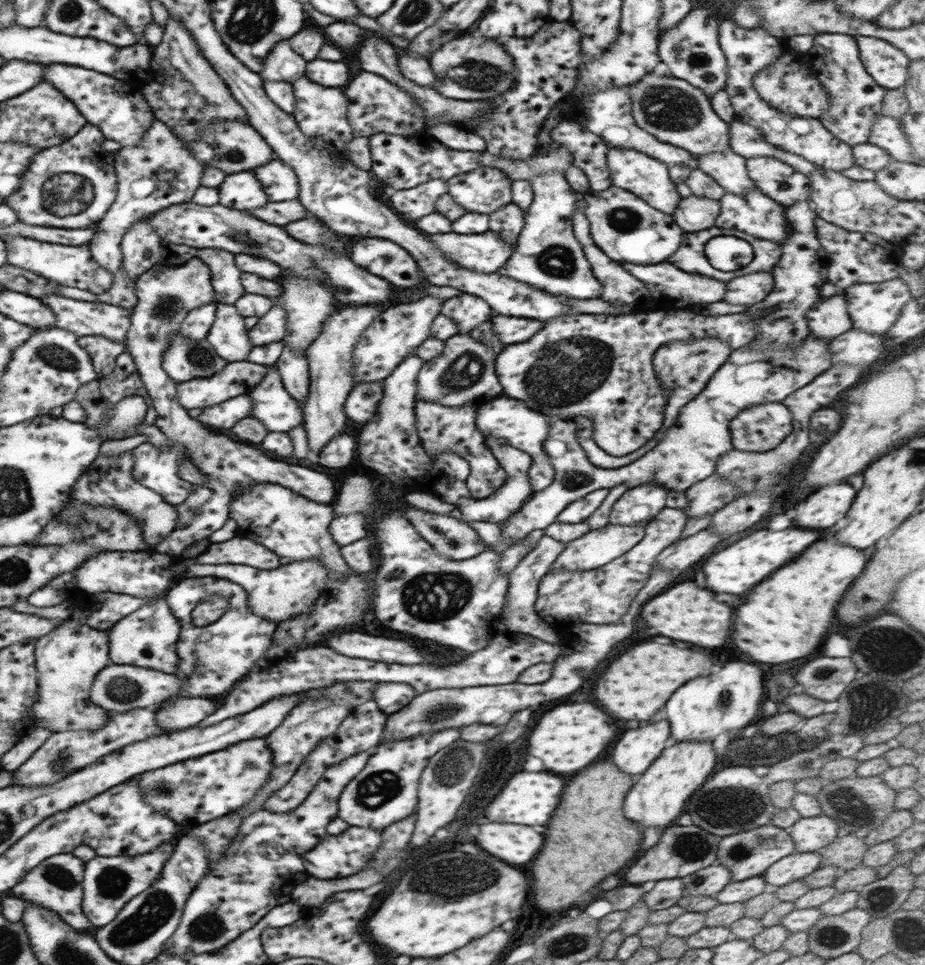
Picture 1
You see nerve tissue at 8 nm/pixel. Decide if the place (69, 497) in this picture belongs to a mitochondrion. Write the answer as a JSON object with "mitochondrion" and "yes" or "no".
{"mitochondrion":"no"}

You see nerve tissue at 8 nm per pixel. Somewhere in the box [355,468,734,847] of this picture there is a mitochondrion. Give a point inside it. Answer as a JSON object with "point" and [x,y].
{"point":[431,597]}

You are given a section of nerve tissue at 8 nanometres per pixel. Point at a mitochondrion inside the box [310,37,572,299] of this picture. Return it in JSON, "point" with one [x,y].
{"point":[480,77]}

